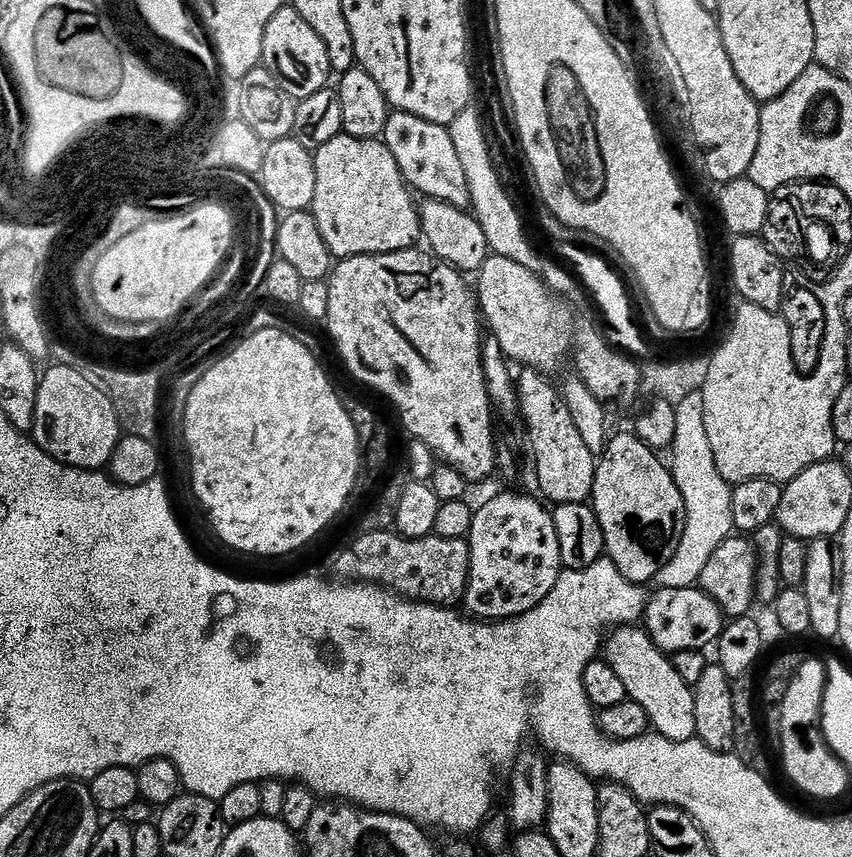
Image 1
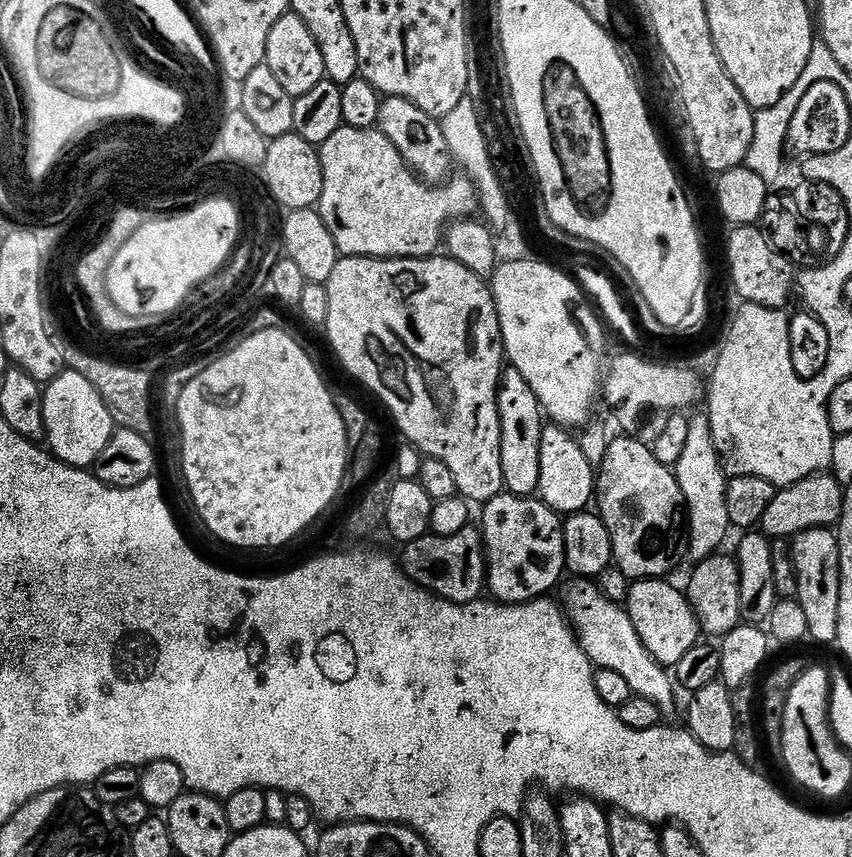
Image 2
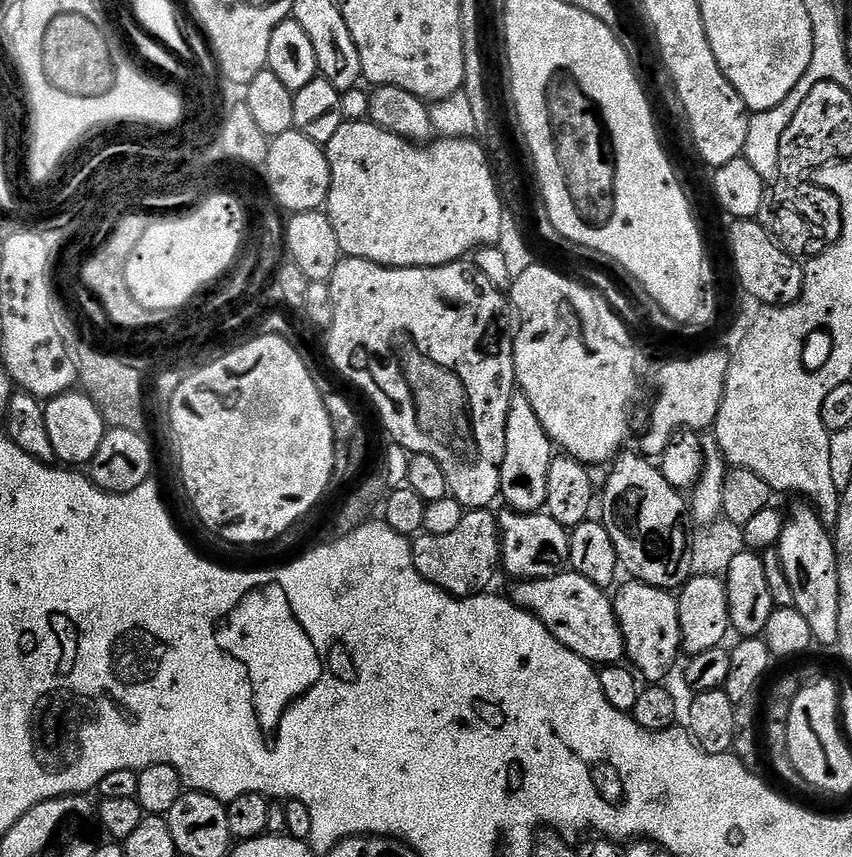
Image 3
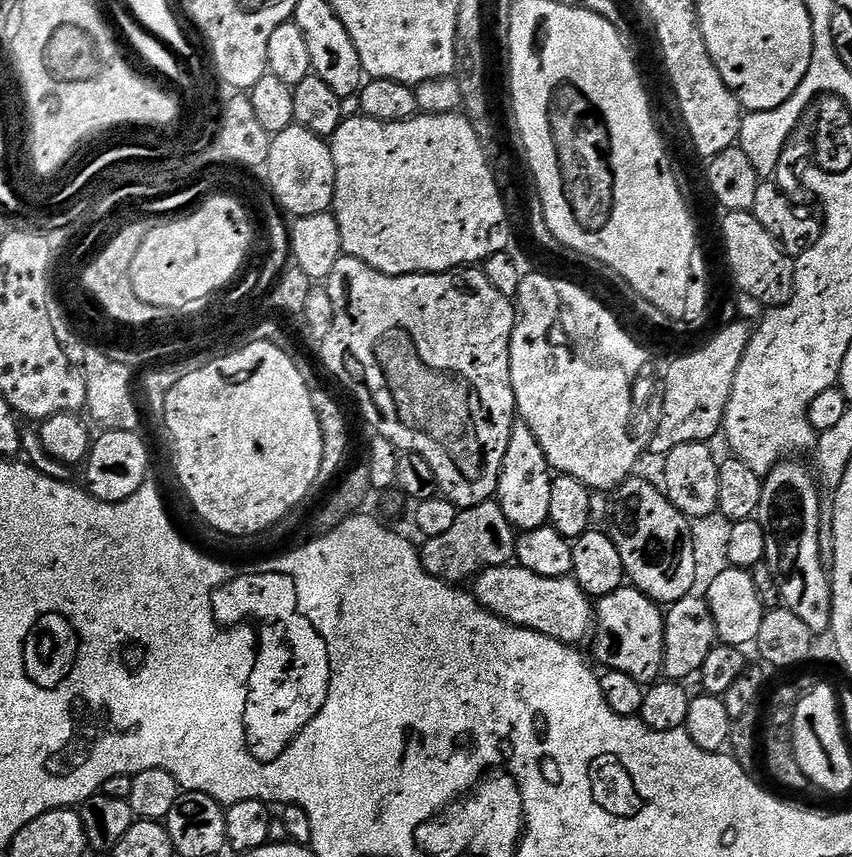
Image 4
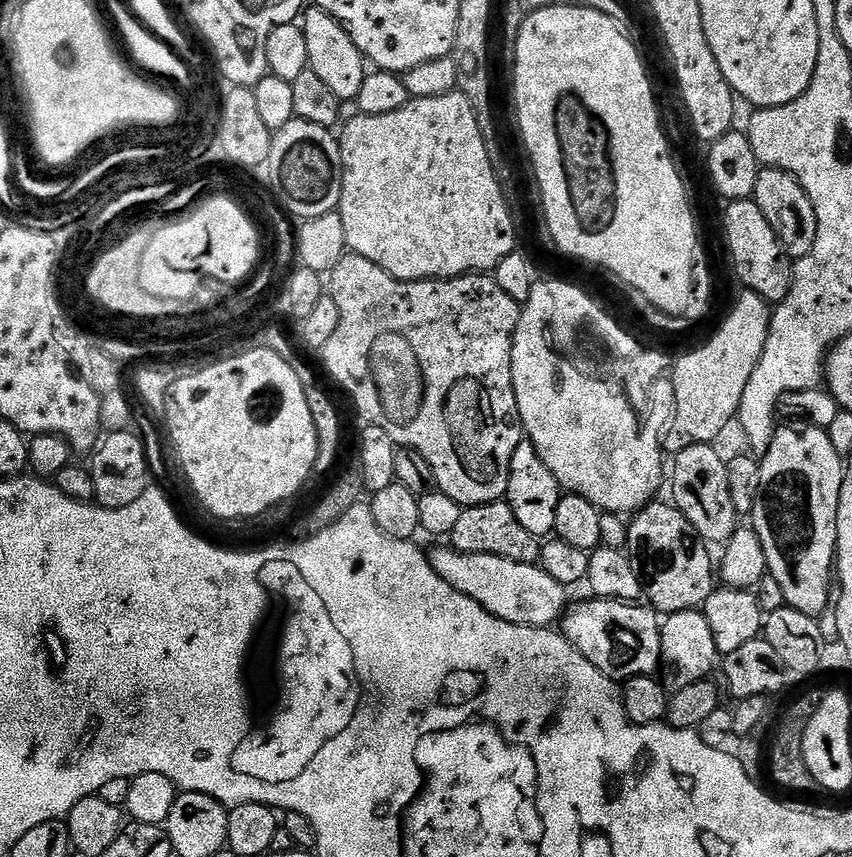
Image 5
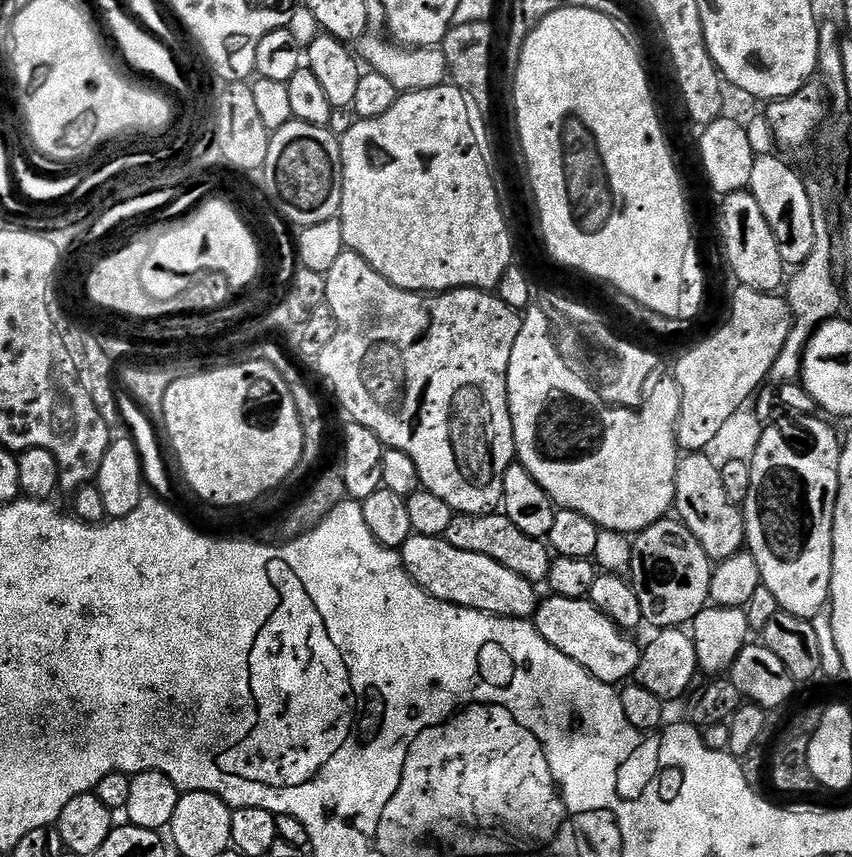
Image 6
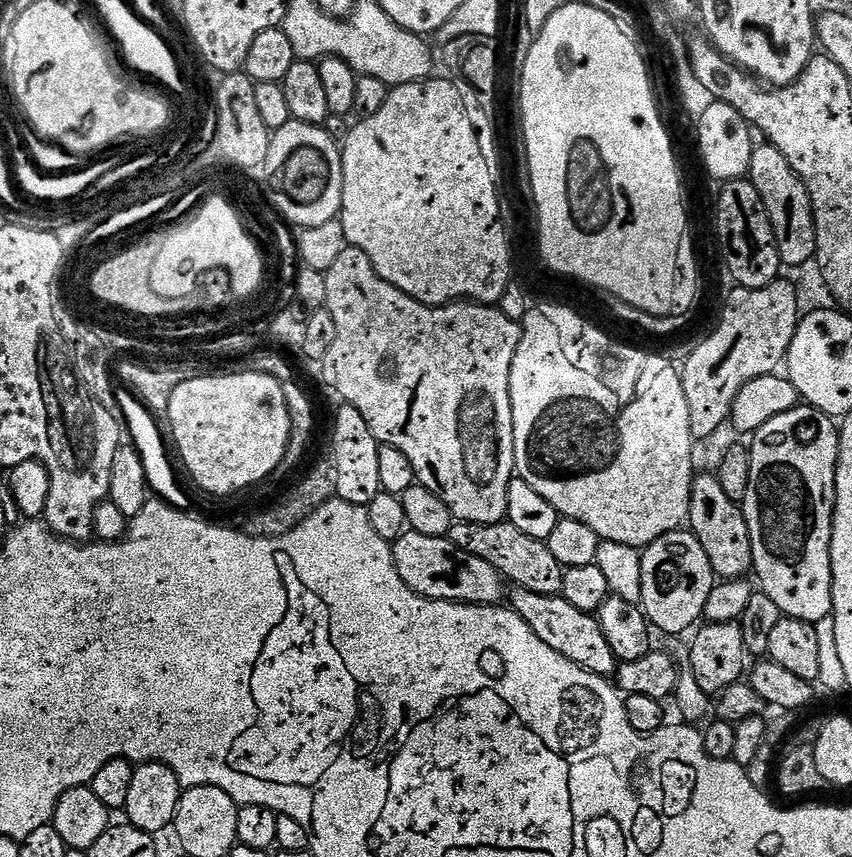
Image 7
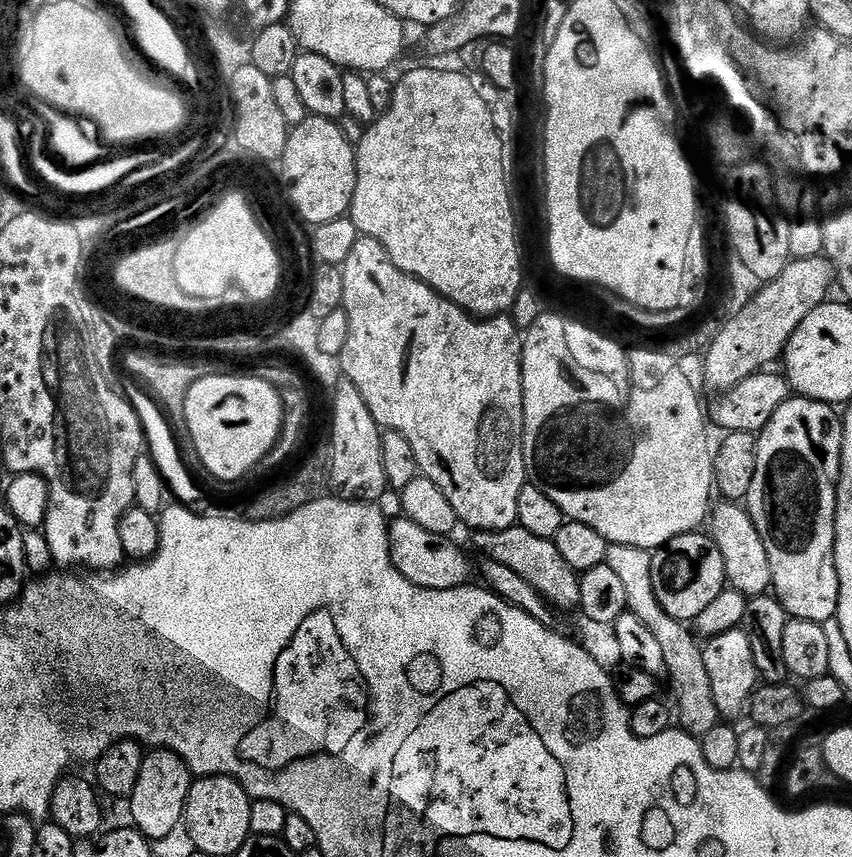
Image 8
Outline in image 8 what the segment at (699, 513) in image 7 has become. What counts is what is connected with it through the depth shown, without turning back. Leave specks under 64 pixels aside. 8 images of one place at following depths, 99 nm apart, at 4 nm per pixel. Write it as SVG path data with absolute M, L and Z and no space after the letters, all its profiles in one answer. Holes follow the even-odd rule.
M720 502L710 512L710 535L716 543L718 554L722 554L724 579L731 591L741 592L749 598L765 595L772 587L770 564L762 538L750 518L747 507L736 502Z

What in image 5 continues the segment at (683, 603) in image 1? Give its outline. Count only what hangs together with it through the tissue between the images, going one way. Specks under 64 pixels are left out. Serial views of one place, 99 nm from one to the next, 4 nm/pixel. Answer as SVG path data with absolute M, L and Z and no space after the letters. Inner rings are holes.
M587 599L581 604L573 603L562 617L564 637L574 645L578 654L617 682L653 675L660 668L661 621L657 613L648 606L639 608L641 605L636 602Z

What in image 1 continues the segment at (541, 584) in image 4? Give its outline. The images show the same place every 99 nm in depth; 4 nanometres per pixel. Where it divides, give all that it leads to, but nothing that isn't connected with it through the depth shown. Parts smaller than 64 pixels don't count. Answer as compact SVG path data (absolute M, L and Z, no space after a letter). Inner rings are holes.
M617 627L607 637L606 659L614 668L614 674L618 674L619 680L625 684L628 700L646 710L655 735L674 742L696 739L693 685L682 682L682 674L678 674L671 659L656 647L643 627Z

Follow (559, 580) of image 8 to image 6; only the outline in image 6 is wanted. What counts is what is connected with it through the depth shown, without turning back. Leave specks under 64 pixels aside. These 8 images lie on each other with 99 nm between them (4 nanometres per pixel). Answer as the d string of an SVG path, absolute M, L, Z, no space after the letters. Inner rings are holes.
M499 511L487 512L486 514L461 512L453 515L450 530L446 530L443 539L448 540L450 546L458 546L458 550L466 550L474 554L486 554L486 558L494 558L494 562L502 562L502 566L506 566L506 570L514 570L514 574L522 574L522 578L526 578L537 586L543 585L547 581L550 566L554 559L553 553L544 540L530 538L530 534L522 534L522 530L518 530L518 526L514 526L514 522L510 522L510 518Z

